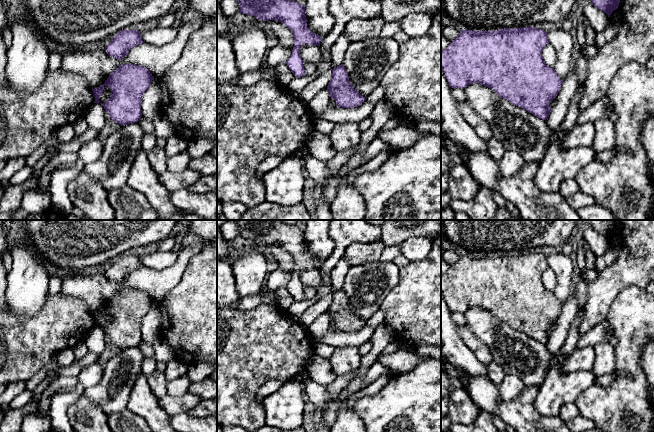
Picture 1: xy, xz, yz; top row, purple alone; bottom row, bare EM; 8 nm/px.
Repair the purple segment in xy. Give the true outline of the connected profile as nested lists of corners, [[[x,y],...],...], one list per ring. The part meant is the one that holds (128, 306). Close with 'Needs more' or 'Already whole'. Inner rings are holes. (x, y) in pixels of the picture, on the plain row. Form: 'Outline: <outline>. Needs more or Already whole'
Outline: [[[121,288],[109,299],[103,309],[92,313],[95,321],[94,327],[100,327],[110,339],[110,342],[121,350],[138,346],[142,340],[141,326],[143,318],[148,313],[153,303],[154,301],[150,295],[143,290]],[[104,310],[108,310],[111,313],[111,319],[110,322],[102,328],[99,322],[103,316]]]. Already whole

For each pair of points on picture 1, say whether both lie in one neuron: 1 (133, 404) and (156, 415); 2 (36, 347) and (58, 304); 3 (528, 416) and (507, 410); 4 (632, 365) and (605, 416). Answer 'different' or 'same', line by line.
1: same
2: same
3: same
4: same

